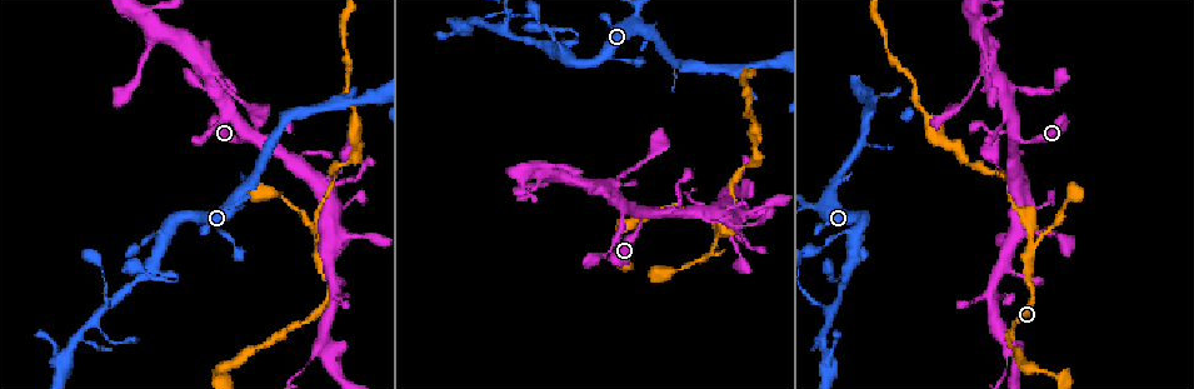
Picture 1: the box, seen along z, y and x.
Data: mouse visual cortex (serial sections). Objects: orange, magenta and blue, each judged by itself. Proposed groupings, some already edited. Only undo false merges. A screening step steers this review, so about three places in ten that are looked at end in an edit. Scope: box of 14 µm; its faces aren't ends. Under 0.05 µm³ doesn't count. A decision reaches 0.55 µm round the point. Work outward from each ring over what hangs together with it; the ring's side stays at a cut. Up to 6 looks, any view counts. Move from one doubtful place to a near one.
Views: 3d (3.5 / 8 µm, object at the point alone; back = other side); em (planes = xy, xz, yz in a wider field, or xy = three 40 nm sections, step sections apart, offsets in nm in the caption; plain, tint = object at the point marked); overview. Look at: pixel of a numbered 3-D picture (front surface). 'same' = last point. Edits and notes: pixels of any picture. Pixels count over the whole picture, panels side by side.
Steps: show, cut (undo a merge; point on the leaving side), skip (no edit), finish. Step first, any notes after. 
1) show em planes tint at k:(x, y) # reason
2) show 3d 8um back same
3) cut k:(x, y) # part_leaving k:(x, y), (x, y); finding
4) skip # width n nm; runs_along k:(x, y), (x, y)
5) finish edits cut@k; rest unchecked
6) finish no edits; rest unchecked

show 3d 3.5um back at 1:(325, 356)

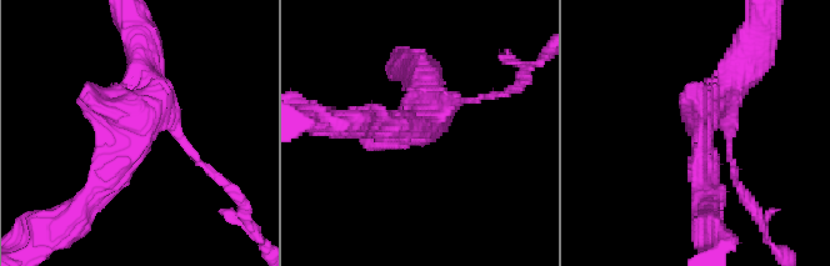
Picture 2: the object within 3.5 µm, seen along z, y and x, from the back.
show em xy step 3 tint at 2:(420, 125) # shape alone is not enough

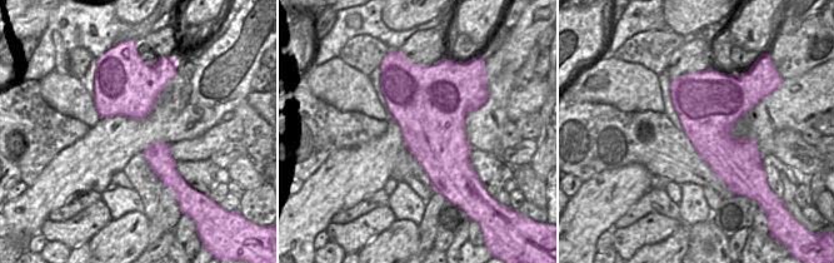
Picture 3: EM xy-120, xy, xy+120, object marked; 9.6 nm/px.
skip # runs_along 2:(141, 55), (153, 98), (95, 194); all the same cell

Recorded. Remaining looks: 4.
show 3d 8um back at 1:(548, 48) # three-way junction

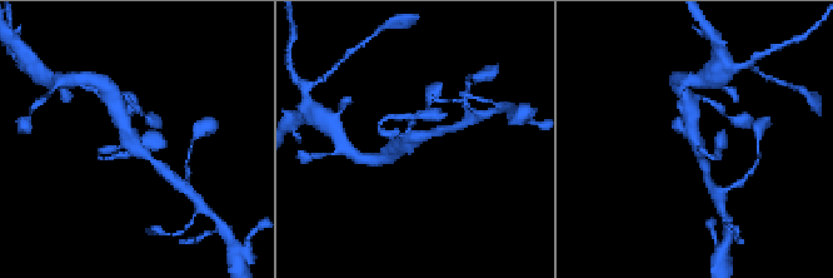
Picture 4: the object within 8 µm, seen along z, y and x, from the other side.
show em xy step 3 tint at 4:(134, 143) # arms 3; arm_widths 200, 250, 450 nm

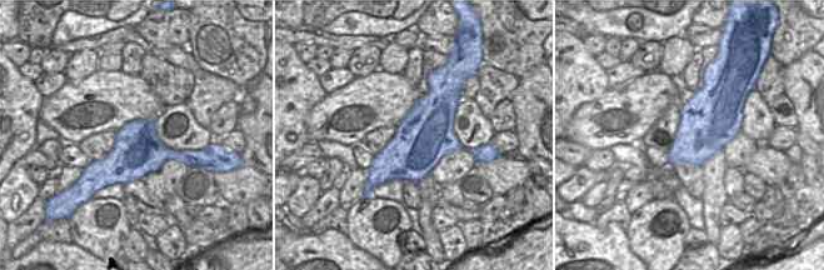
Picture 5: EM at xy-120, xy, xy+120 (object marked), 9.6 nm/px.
skip # runs_along 4:(118, 113), (135, 147), (160, 167); one cell here

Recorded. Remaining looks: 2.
show 3d 8um at 1:(834, 307) # two arms in line, one across

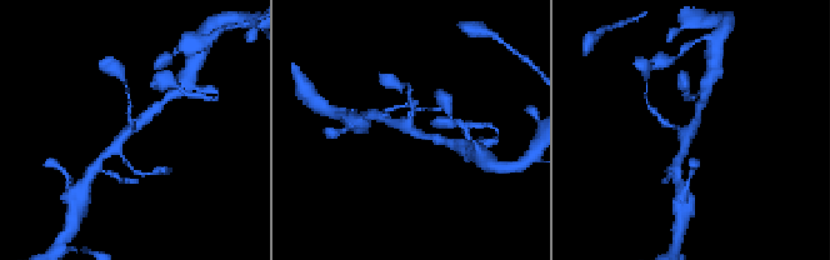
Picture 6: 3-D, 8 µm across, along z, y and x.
show 3d 3.5um at 6:(127, 131)

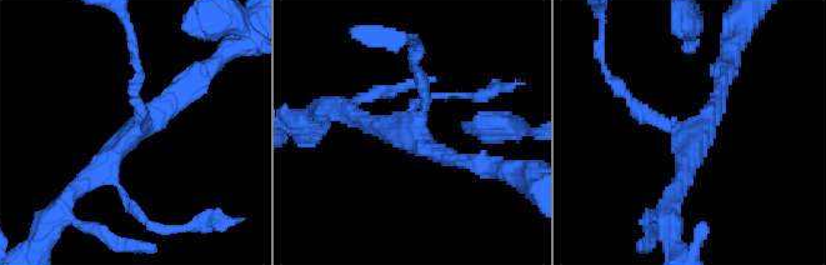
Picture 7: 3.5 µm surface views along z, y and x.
skip # runs_along 7:(194, 79), (74, 194); all the same cell

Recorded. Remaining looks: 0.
finish no edits; rest unchecked

